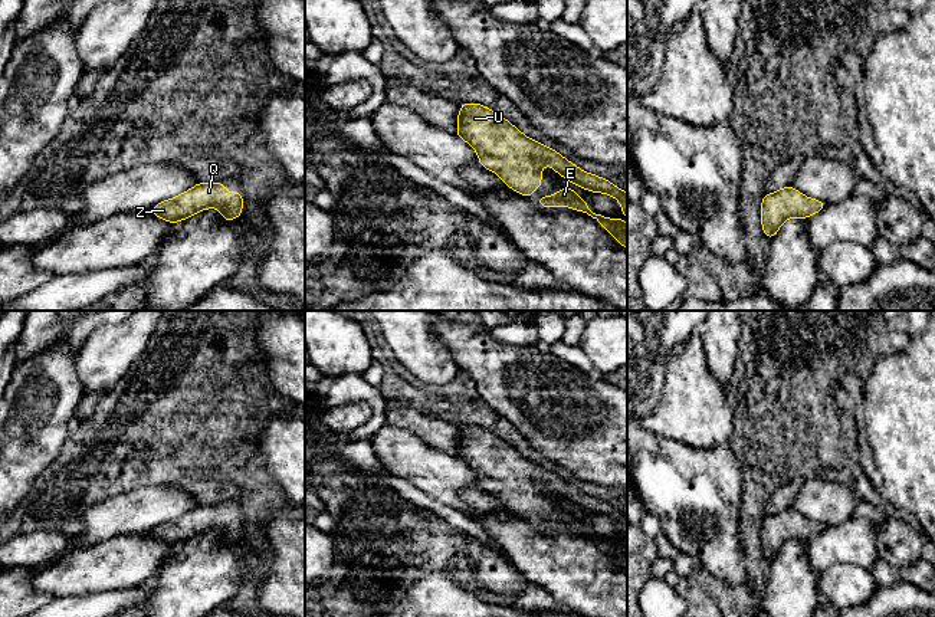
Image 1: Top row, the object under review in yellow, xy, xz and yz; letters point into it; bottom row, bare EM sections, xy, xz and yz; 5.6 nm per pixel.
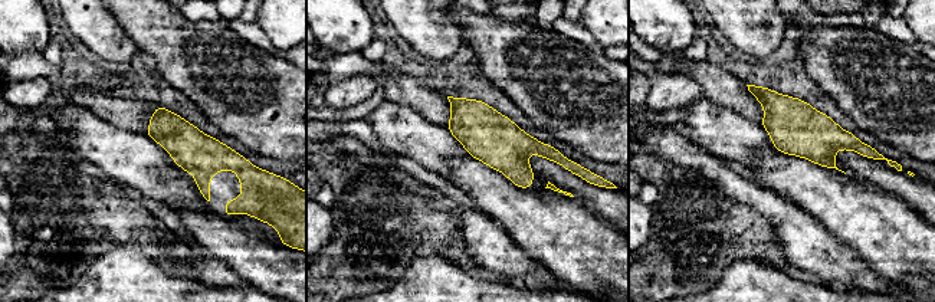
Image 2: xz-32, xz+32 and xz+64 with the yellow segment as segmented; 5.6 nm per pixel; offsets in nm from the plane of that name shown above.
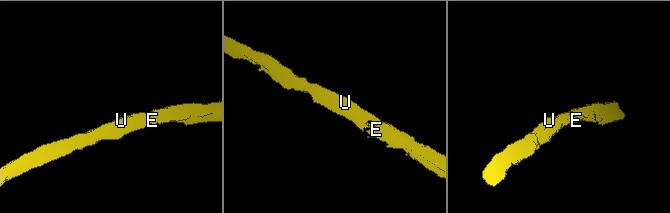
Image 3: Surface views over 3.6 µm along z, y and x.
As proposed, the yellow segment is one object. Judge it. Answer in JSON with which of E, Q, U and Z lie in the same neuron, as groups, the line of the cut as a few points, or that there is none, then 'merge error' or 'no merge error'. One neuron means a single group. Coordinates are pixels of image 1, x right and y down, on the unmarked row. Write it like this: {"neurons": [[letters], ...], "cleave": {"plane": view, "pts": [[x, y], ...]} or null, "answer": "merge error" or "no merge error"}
{"neurons": [["E", "Q", "U", "Z"]], "cleave": null, "answer": "no merge error"}

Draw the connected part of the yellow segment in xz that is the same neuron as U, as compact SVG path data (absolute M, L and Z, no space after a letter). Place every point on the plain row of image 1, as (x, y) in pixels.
M460 426L457 437L459 449L456 457L465 462L479 477L479 485L489 493L496 495L508 509L516 515L531 521L531 515L541 509L541 493L549 486L557 496L580 506L584 512L604 515L620 524L624 538L627 539L627 515L617 511L608 502L580 492L577 488L565 482L560 475L525 459L509 443L496 437L492 431L479 426Z

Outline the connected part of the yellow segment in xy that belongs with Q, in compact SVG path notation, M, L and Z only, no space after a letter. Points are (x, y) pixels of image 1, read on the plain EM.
M199 505L181 518L158 525L150 534L177 545L210 529L219 531L224 544L233 542L242 536L243 519L239 513L227 516L222 505Z

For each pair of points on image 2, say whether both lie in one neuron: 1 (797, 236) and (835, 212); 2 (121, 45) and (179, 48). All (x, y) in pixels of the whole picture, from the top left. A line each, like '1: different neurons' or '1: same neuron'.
1: different neurons
2: different neurons

